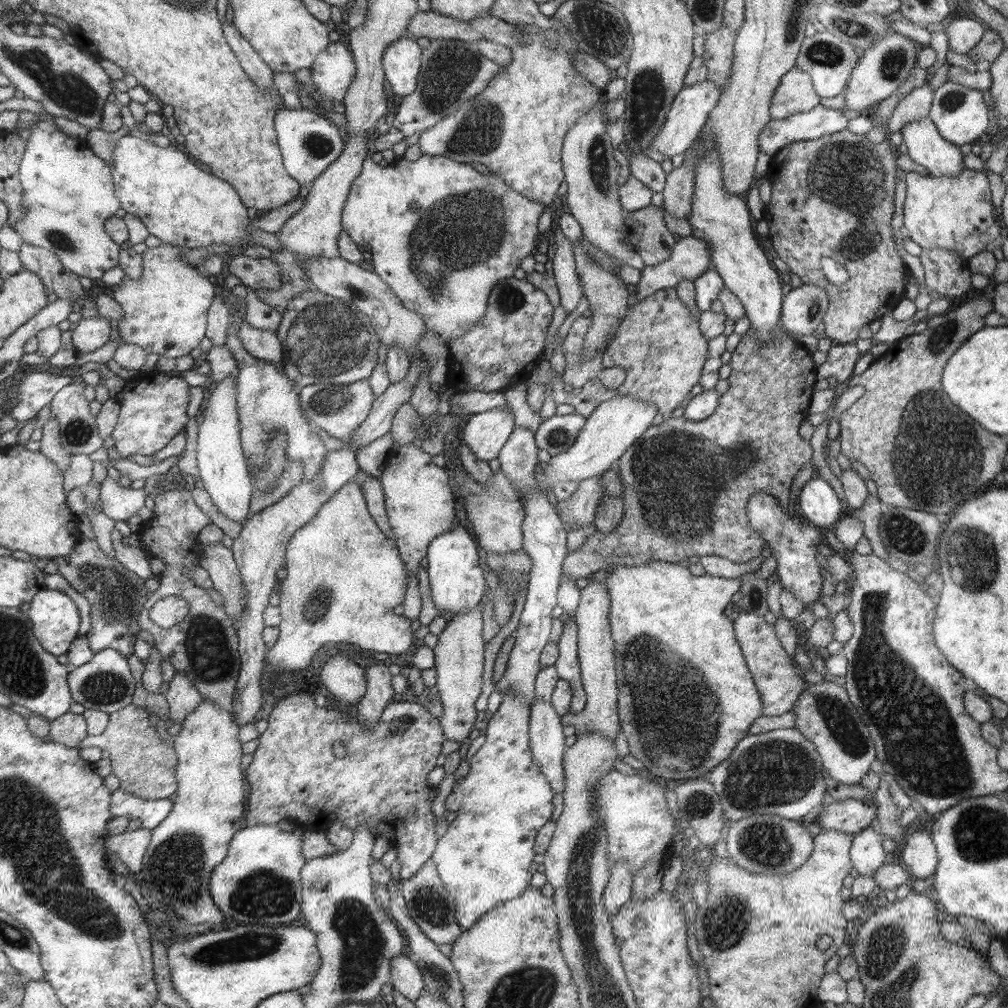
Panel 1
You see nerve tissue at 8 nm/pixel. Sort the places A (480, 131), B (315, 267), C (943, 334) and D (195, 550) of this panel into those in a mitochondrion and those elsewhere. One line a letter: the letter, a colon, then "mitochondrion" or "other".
A: mitochondrion
B: other
C: mitochondrion
D: other

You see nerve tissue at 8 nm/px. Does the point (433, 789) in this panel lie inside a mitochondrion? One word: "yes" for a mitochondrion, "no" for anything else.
no

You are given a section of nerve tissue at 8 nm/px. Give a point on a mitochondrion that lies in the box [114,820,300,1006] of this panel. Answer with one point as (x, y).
(175, 869)

